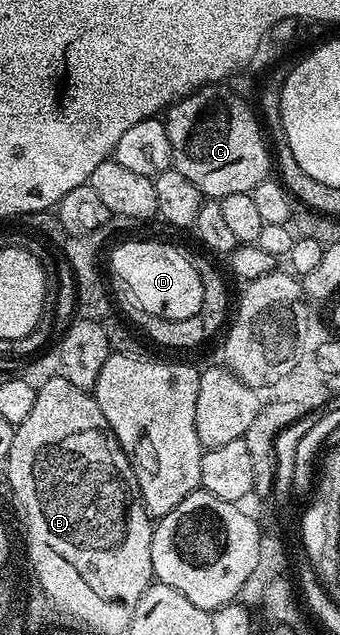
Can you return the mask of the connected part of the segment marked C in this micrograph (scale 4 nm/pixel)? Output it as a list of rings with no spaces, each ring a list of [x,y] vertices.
[[[222,83],[204,84],[196,92],[175,101],[165,112],[169,144],[173,150],[173,166],[181,174],[185,174],[185,178],[189,178],[189,182],[193,182],[193,186],[197,186],[197,190],[201,190],[207,198],[251,193],[259,183],[268,179],[270,172],[267,171],[270,168],[272,171],[273,168],[273,156],[269,151],[269,144],[256,109],[254,112],[237,93],[223,87],[227,86]]]

